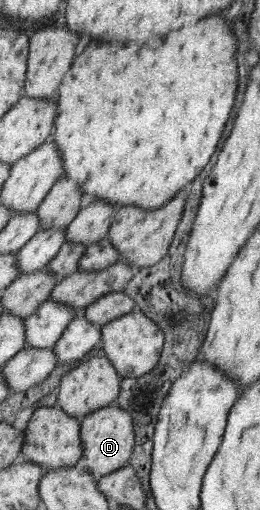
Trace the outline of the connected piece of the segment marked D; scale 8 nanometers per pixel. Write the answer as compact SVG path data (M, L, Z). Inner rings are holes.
M115 404L93 412L82 419L81 441L84 441L86 468L99 482L102 477L119 471L129 463L135 449L133 416Z

